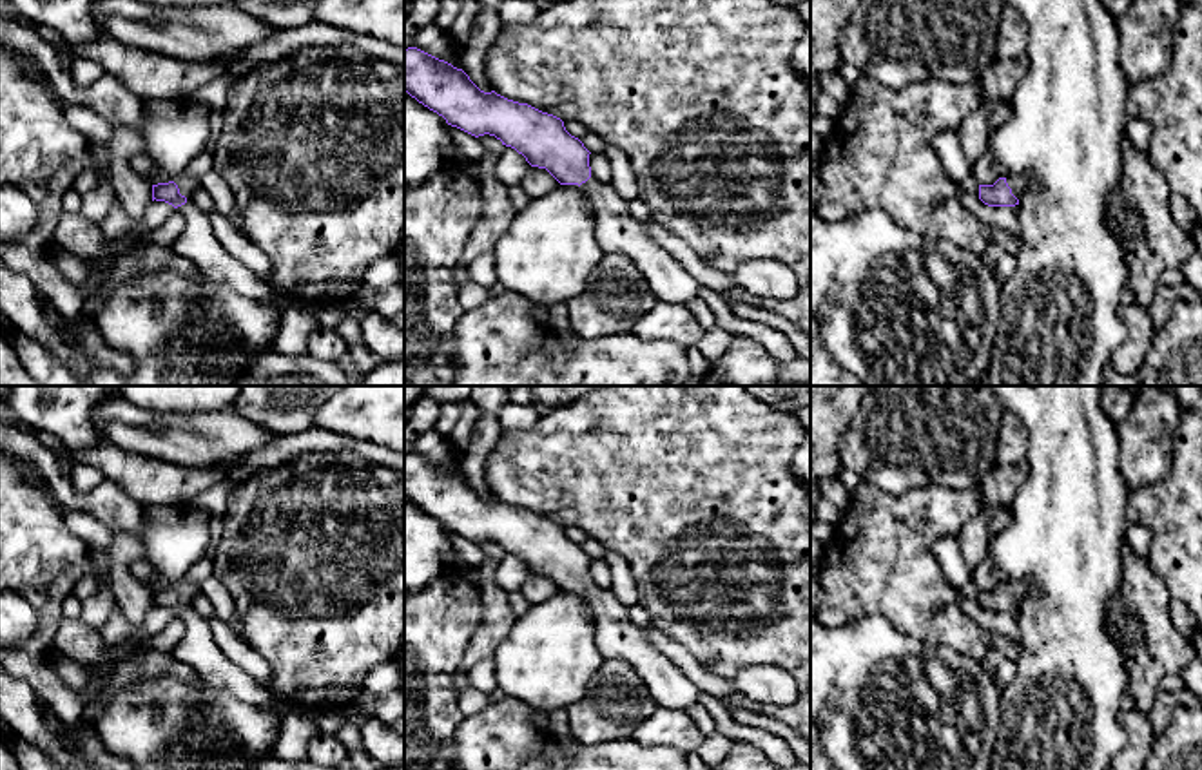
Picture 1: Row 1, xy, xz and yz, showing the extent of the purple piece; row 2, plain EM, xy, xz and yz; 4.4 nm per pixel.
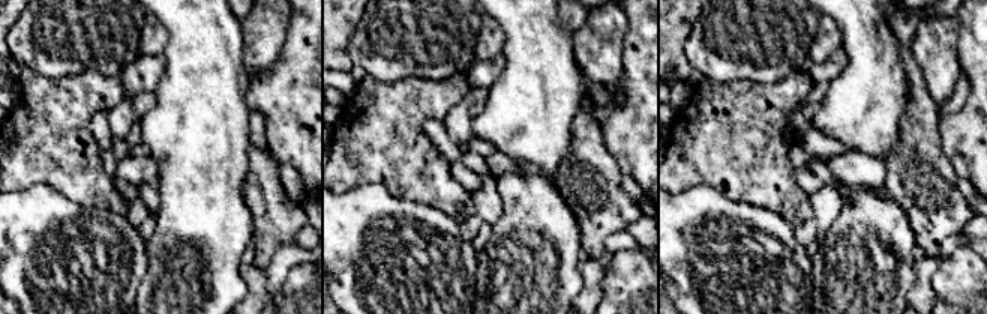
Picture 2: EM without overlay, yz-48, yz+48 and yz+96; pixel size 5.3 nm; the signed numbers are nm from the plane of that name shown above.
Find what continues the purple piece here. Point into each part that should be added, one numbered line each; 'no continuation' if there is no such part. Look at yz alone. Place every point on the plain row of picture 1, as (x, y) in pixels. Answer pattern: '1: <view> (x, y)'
1: yz (1017, 591)

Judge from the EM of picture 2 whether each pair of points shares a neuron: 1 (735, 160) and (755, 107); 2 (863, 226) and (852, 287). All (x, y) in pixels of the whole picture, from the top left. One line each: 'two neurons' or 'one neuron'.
1: one neuron
2: one neuron

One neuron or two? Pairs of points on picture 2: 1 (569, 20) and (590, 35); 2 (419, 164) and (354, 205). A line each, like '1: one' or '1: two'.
1: two
2: two

